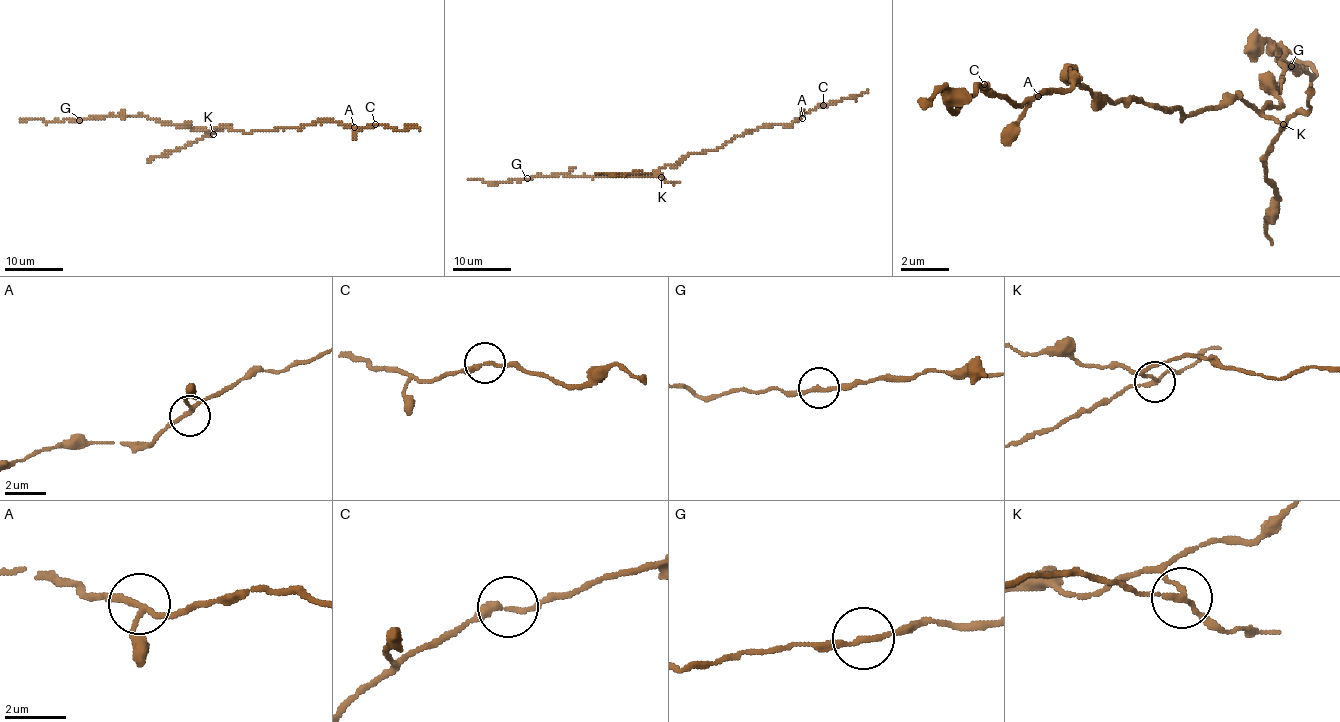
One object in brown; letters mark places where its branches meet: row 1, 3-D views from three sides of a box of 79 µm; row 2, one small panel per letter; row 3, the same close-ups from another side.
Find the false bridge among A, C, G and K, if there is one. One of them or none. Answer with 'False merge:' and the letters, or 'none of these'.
False merge: K

